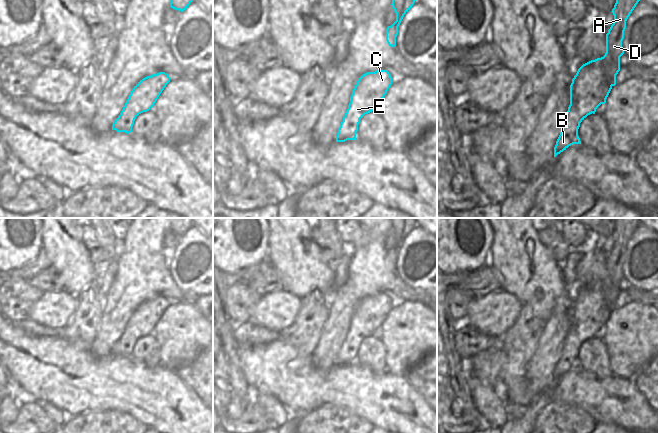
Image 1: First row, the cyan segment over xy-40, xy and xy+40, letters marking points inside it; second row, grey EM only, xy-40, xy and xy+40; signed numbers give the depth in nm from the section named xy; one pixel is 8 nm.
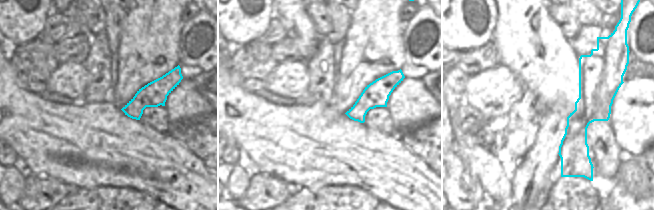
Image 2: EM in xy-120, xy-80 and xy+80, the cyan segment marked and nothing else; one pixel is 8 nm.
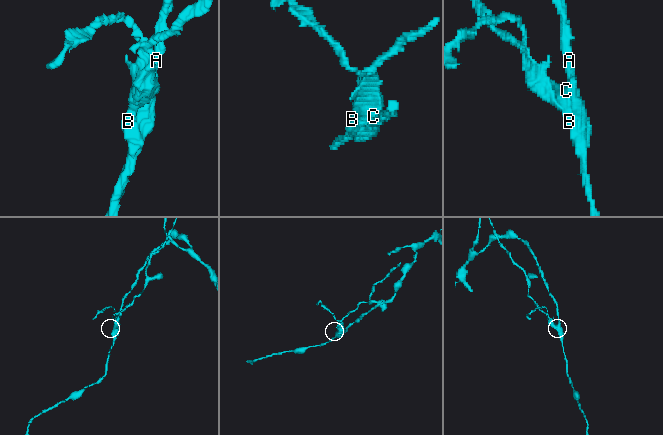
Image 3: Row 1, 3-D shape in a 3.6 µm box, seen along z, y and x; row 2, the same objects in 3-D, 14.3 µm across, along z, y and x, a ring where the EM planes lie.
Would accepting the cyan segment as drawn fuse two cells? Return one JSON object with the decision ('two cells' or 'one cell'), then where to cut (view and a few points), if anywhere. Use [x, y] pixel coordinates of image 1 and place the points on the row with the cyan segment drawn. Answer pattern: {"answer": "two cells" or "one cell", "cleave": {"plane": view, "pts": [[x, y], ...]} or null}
{"answer": "two cells", "cleave": {"plane": "xy+40", "pts": [[604, 55], [609, 57], [604, 74], [611, 86]]}}

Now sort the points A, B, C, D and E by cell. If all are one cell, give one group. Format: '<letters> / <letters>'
A B D / C E

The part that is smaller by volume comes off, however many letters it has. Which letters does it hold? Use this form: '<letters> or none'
C, E

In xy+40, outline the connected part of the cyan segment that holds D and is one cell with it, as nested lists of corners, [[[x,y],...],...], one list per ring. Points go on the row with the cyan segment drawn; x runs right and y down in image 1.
[[[616,0],[612,13],[614,22],[606,34],[606,53],[610,59],[606,63],[604,73],[611,86],[616,85],[616,75],[620,71],[620,57],[624,54],[622,41],[626,29],[626,21],[640,0]]]

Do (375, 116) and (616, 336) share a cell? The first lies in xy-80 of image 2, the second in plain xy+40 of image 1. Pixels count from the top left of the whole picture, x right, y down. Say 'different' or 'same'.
different

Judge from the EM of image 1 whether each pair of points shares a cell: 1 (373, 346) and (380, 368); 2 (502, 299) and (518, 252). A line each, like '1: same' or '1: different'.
1: same
2: different

